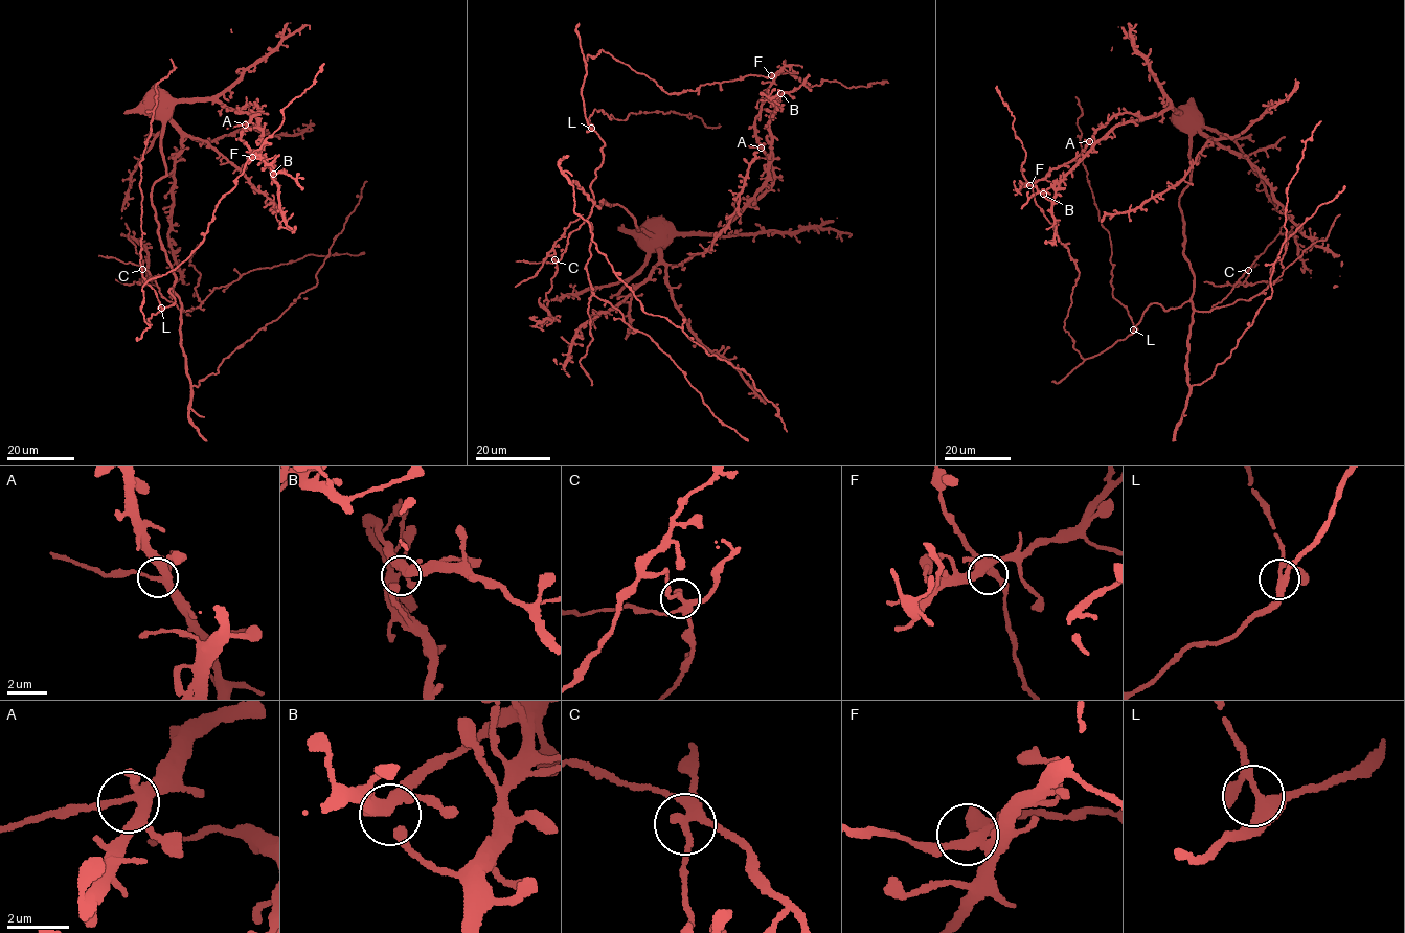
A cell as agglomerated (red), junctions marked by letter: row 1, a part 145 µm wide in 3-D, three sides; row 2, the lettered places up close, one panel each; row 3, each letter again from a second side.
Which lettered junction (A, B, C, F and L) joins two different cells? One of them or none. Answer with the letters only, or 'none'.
C

